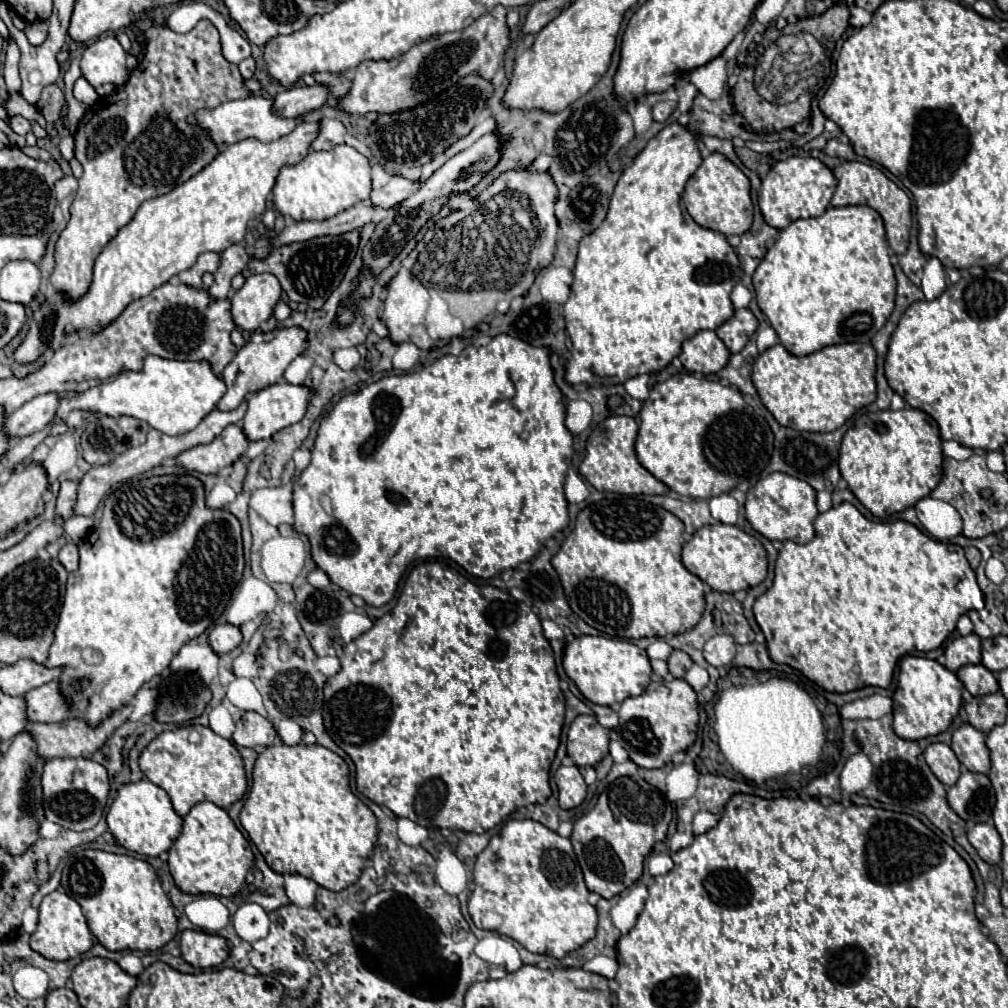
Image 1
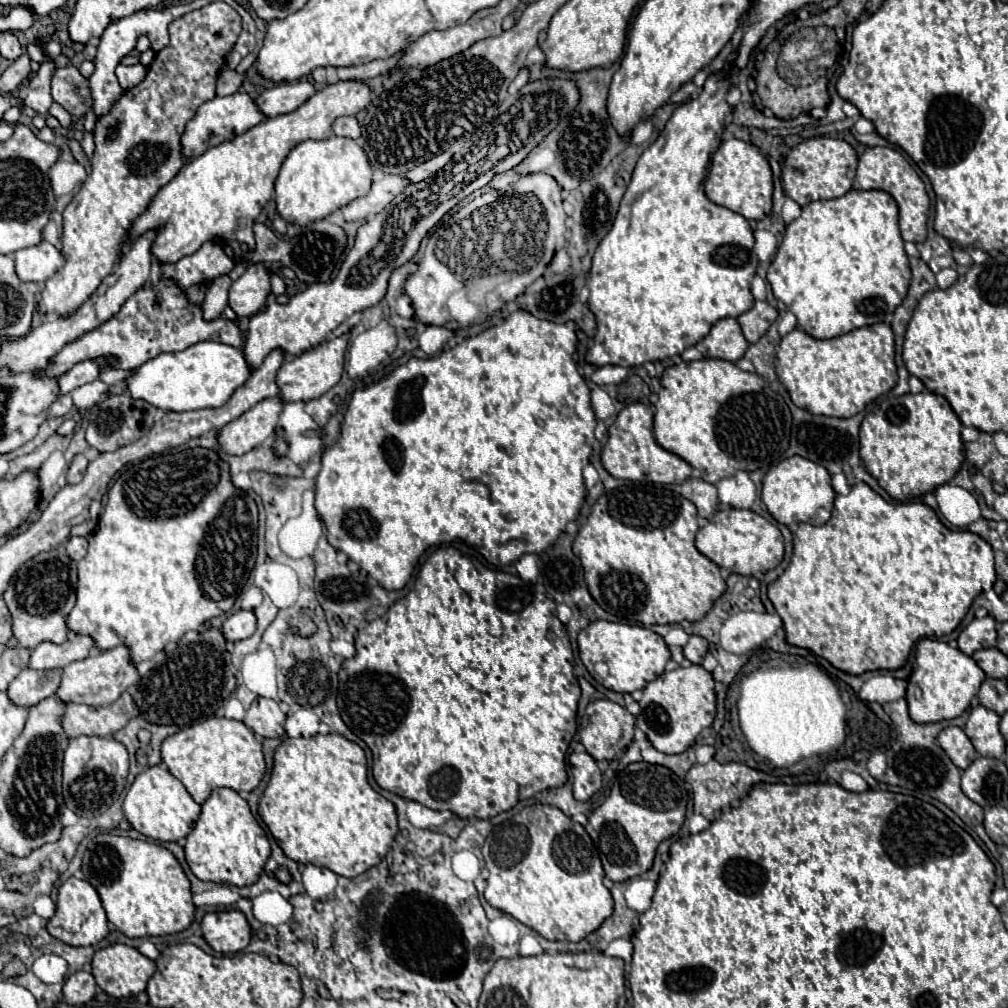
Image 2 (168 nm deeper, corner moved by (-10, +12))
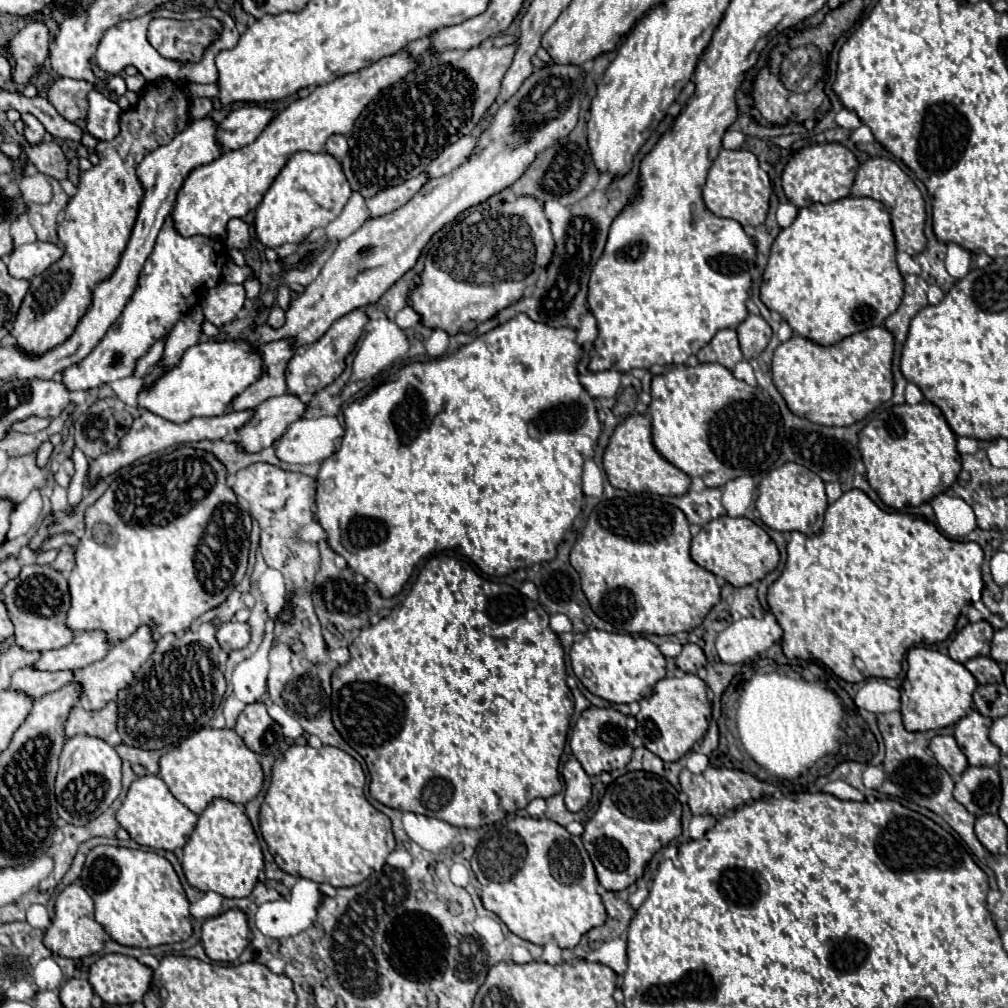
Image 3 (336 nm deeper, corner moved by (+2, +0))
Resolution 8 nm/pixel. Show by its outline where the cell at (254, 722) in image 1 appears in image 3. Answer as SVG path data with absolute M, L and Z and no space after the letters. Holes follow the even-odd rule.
M262 702L248 704L236 722L236 734L256 754L280 754L284 750L282 726L272 720Z

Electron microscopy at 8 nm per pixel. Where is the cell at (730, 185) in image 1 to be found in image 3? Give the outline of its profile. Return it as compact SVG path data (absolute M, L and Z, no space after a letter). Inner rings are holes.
M720 150L714 160L706 184L704 202L708 210L722 218L732 218L742 226L760 226L768 214L768 202L772 194L772 184L768 174L760 168L758 158L750 150Z

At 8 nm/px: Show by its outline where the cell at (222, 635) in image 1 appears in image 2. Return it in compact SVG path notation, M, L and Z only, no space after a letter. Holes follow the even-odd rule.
M238 610L222 622L220 630L222 630L224 638L230 642L244 640L244 638L252 636L256 630L256 616L248 610Z

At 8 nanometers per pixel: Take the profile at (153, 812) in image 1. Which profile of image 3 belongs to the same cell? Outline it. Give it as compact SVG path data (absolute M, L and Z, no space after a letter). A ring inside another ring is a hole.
M142 776L138 780L132 782L126 800L122 802L116 820L120 822L122 828L128 830L128 834L132 836L132 840L136 840L142 846L154 848L154 850L176 850L182 848L186 844L186 840L190 838L198 816L194 812L190 812L184 804L180 804L172 792L168 790L168 786L164 784L164 780L160 776Z

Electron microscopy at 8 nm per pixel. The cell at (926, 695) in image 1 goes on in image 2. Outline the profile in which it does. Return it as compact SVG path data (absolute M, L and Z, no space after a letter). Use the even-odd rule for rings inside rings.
M922 638L916 644L914 670L908 678L906 702L910 718L918 724L926 724L960 716L970 706L970 700L978 694L984 678L986 674L976 666L976 662L958 648L950 648L948 644L938 640Z

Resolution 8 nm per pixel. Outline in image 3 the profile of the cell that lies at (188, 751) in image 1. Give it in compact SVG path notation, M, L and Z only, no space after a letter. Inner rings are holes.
M202 728L170 752L166 752L160 758L160 778L166 782L174 798L188 806L194 814L202 814L208 802L214 798L246 804L258 796L264 784L264 774L256 754L234 730L228 728Z

